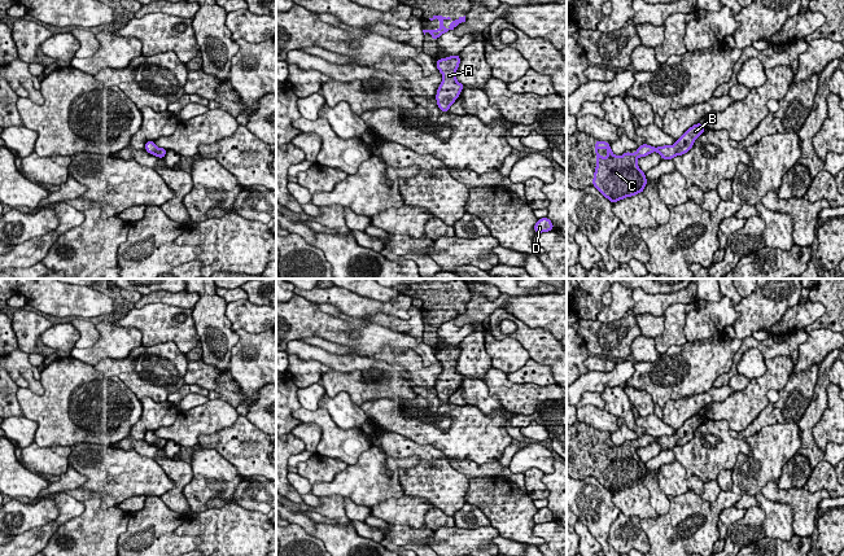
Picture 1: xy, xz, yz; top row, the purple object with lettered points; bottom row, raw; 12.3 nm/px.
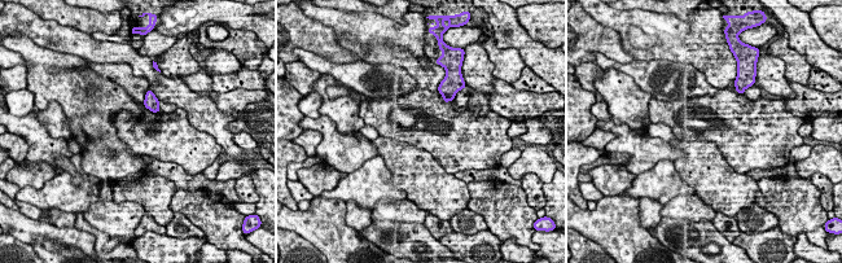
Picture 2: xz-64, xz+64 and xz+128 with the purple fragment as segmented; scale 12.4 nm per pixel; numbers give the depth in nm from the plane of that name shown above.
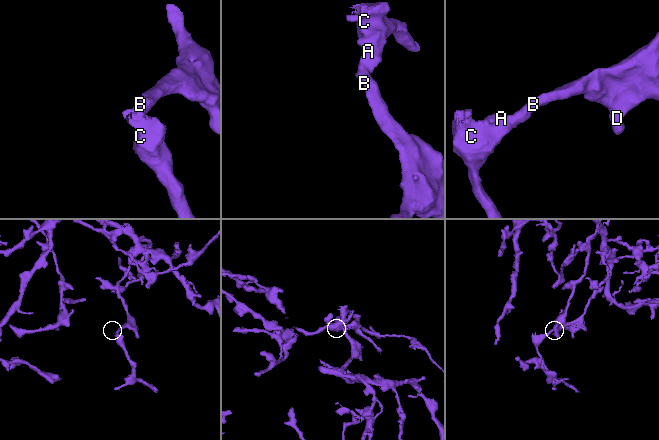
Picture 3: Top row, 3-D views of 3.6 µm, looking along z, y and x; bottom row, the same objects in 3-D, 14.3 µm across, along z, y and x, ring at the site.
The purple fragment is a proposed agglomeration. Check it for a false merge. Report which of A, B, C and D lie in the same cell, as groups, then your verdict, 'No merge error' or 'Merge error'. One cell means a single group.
Groups: A B C D. No merge error

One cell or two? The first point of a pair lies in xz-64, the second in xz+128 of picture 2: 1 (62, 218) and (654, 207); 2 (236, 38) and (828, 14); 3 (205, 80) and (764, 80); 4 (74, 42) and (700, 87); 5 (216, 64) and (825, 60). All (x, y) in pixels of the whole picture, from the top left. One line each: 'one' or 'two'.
1: one
2: two
3: two
4: two
5: two

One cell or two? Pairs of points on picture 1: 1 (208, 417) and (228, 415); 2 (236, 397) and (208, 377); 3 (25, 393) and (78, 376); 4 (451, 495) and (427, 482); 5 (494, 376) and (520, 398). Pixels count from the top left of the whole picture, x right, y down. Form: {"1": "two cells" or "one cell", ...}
{"1": "one cell", "2": "one cell", "3": "one cell", "4": "one cell", "5": "one cell"}

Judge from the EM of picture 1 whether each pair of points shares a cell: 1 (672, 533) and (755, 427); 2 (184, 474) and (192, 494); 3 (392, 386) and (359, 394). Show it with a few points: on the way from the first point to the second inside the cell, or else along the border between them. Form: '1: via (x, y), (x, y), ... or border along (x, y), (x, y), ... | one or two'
1: border along (775, 424), (768, 424), (750, 436), (740, 436) | two
2: border along (189, 464), (193, 478), (183, 497), (192, 512) | two
3: via (384, 388), (367, 390) | one

